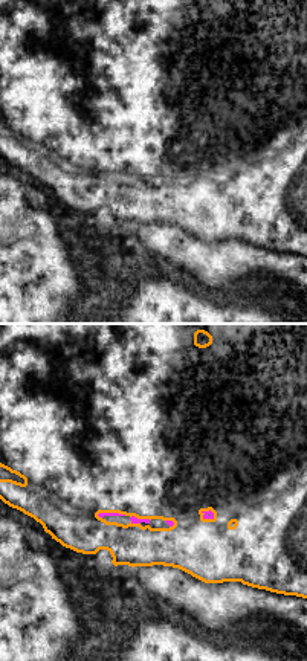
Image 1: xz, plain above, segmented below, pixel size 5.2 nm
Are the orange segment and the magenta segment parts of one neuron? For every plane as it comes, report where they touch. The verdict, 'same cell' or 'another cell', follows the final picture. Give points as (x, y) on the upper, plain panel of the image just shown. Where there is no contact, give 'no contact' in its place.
contact (206, 177)

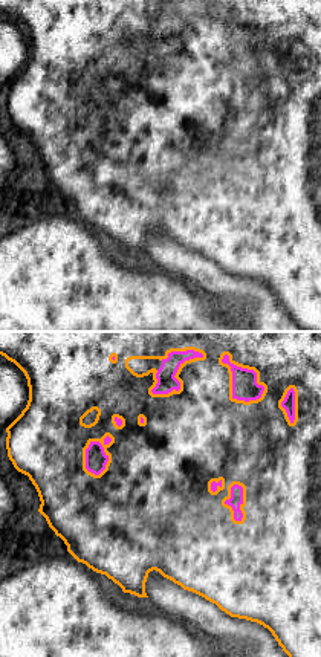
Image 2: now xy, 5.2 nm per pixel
contact (178, 37)

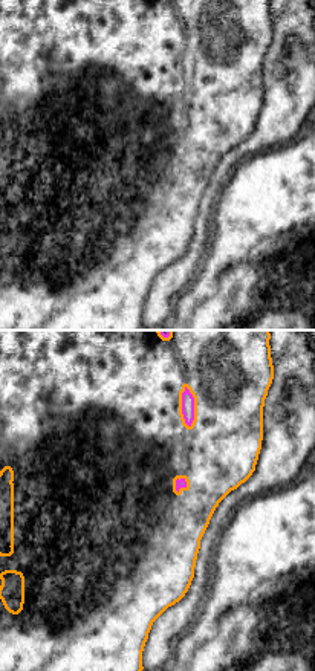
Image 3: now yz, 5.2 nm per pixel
contact (194, 64)

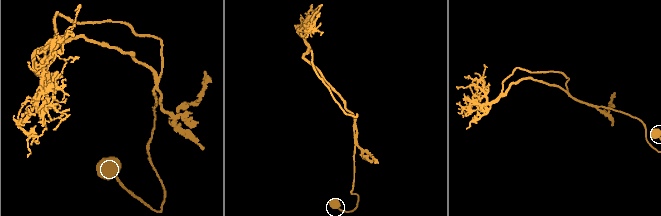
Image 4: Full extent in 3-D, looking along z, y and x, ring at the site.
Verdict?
same cell

